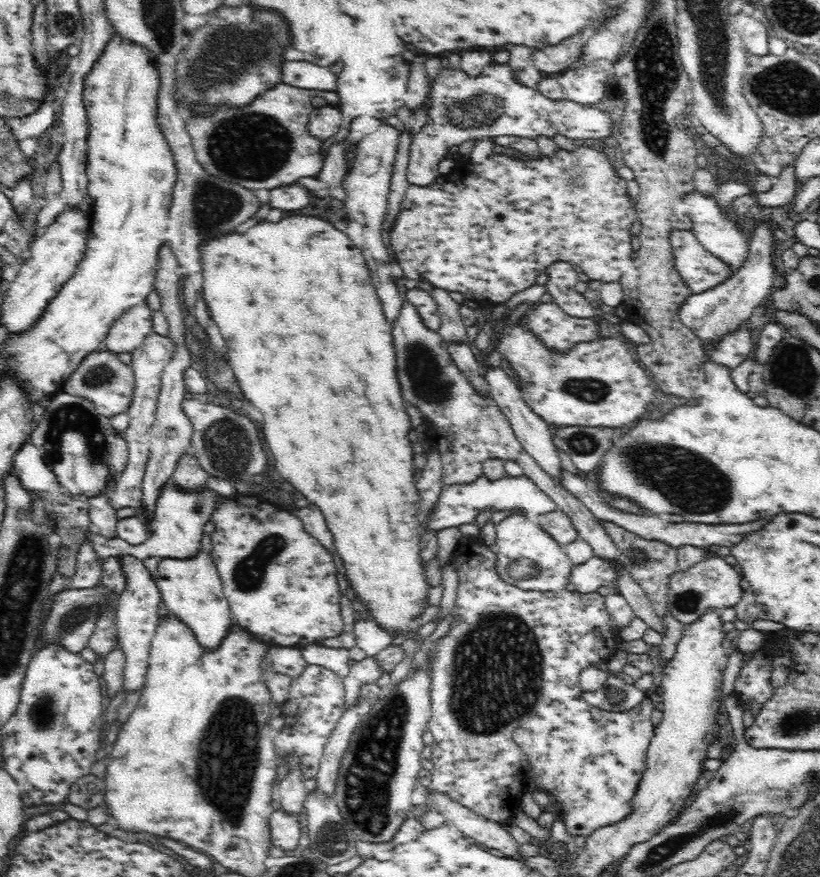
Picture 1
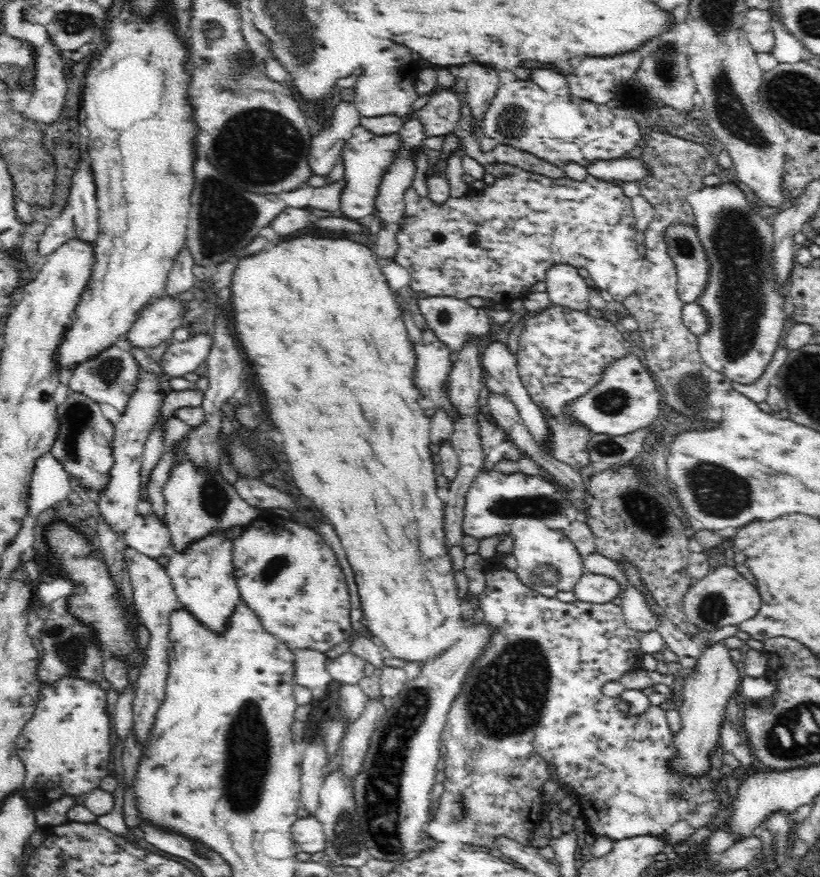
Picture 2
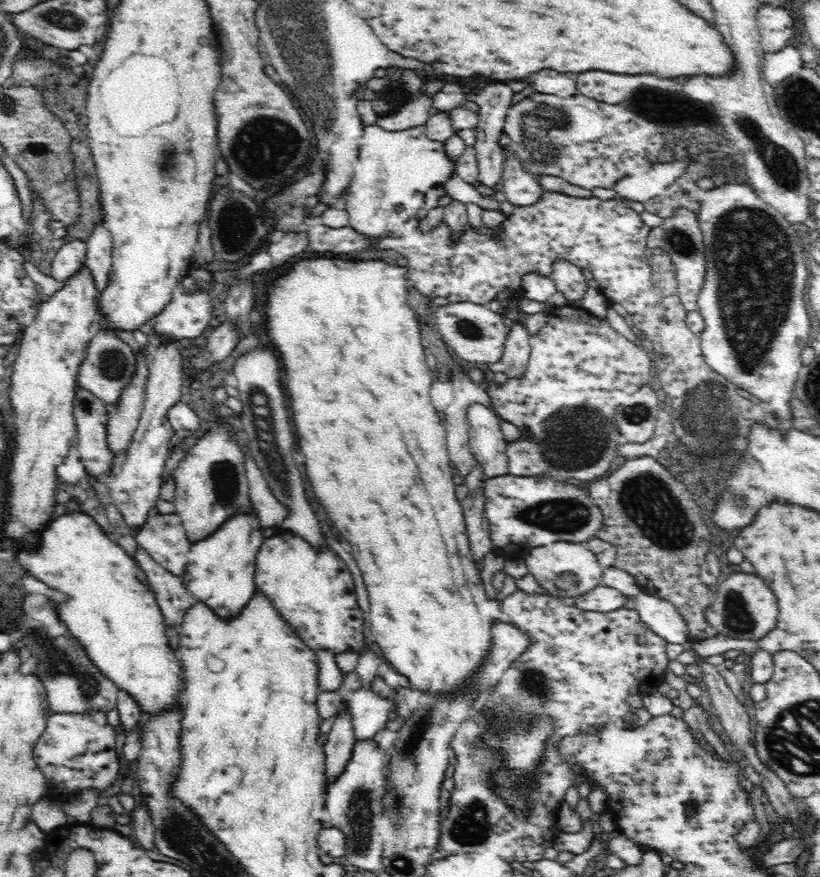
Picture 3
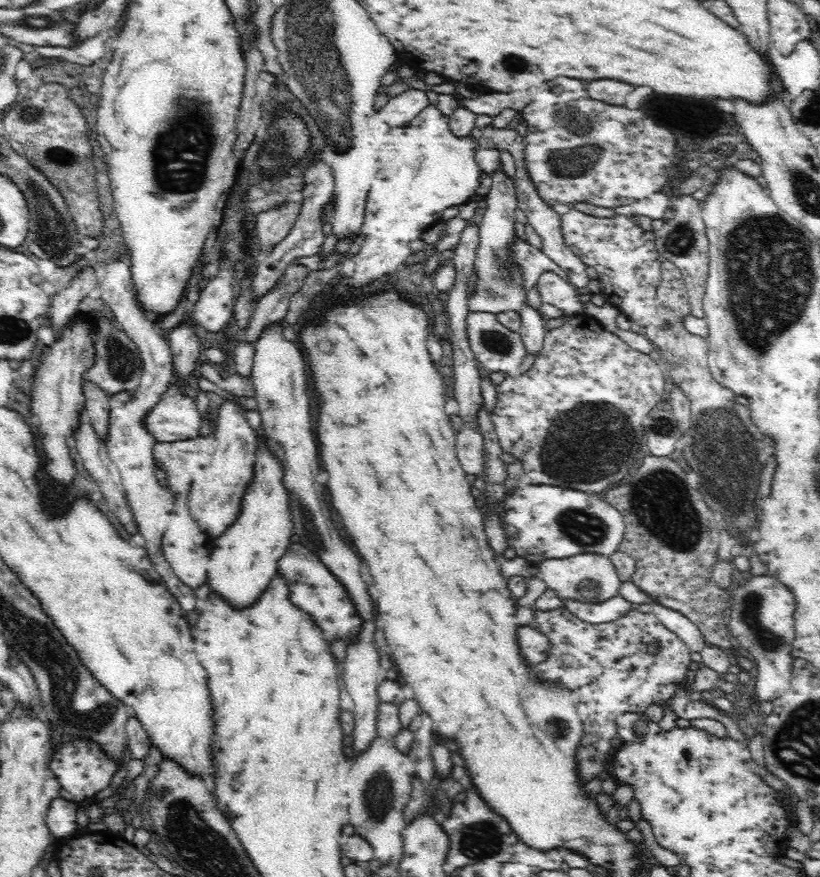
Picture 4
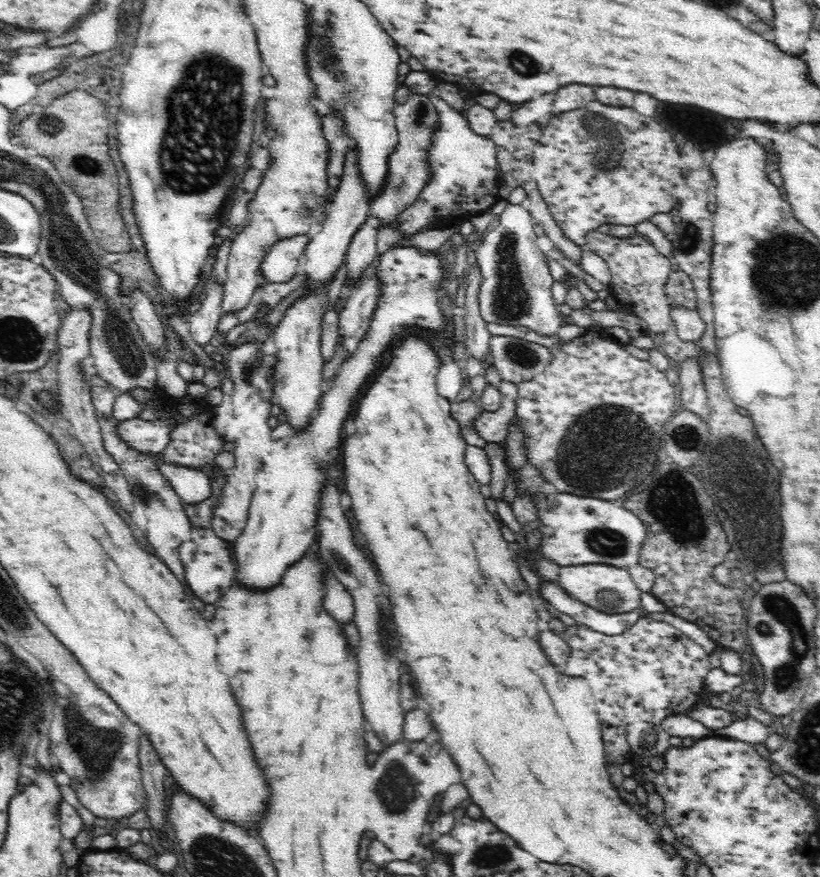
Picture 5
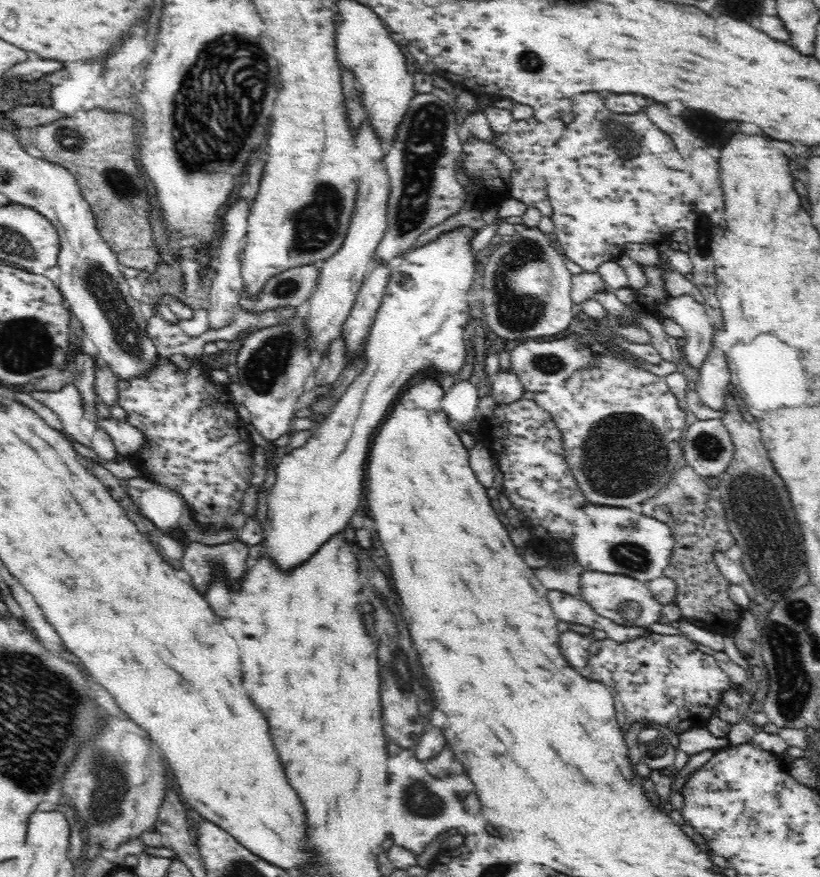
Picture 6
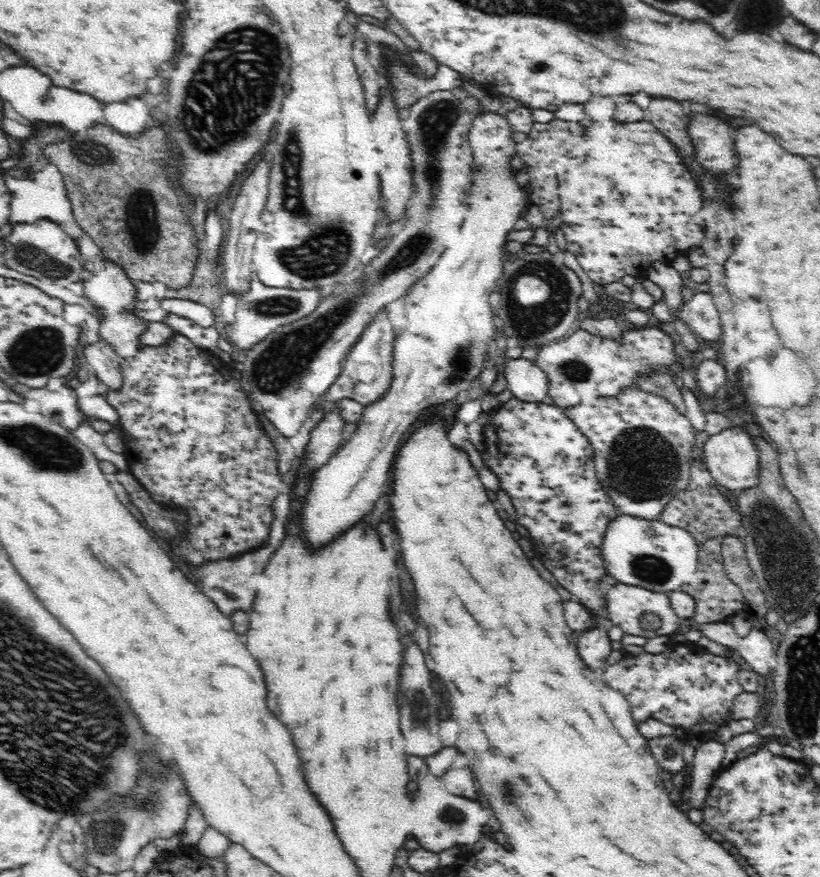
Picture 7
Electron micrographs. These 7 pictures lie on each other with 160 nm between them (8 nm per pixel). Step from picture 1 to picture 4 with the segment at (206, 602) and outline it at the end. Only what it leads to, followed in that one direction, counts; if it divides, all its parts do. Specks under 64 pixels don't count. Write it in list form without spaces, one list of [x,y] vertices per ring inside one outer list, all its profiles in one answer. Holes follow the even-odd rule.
[[[265,440],[260,441],[255,453],[254,482],[250,482],[244,494],[238,518],[226,533],[214,540],[214,552],[208,562],[208,584],[236,608],[250,606],[260,598],[262,590],[278,575],[277,562],[282,554],[296,542],[292,499],[284,483],[288,473],[281,463],[283,460],[273,453]]]

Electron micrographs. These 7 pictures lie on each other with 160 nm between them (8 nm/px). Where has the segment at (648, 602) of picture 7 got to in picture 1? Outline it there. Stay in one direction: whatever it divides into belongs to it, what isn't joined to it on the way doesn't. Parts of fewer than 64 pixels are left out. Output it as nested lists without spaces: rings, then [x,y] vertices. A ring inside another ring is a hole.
[[[510,515],[506,520],[502,520],[496,526],[496,546],[498,546],[498,562],[495,562],[495,570],[499,574],[501,580],[506,584],[517,586],[522,590],[535,590],[555,592],[564,590],[569,583],[572,567],[574,564],[570,562],[570,558],[563,551],[563,547],[556,539],[552,538],[551,532],[542,529],[542,525],[528,521],[524,515]]]

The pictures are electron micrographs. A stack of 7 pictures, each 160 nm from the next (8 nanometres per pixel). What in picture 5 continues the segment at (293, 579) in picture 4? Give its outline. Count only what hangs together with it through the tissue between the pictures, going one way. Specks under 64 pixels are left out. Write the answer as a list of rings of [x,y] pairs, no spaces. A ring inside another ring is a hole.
[[[328,570],[328,574],[323,574],[326,578],[326,586],[328,586],[328,594],[324,600],[326,610],[330,612],[332,618],[336,618],[340,624],[348,622],[354,618],[354,600],[348,594],[348,590],[334,578],[334,574]]]

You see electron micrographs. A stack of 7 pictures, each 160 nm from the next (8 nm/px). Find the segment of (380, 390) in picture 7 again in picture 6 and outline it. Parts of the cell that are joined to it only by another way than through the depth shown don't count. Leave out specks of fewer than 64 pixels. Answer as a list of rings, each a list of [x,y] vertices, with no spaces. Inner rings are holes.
[[[374,260],[356,295],[354,308],[343,324],[341,338],[345,342],[346,368],[354,367],[356,374],[360,374],[367,363],[365,344],[388,286],[389,270],[389,266],[381,266]]]

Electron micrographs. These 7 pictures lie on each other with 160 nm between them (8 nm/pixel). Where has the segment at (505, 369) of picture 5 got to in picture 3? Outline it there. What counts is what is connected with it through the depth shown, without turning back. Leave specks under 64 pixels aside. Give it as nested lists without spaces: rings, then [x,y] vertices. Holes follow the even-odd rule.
[[[457,302],[438,308],[431,307],[427,317],[442,334],[445,344],[456,350],[460,361],[465,365],[489,365],[497,363],[502,358],[509,331],[502,314],[493,312],[487,305]]]

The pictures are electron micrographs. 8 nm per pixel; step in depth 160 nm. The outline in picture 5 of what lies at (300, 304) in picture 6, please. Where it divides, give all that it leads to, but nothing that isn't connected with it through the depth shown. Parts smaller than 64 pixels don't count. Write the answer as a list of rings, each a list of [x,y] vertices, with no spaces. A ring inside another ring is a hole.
[[[296,235],[280,241],[269,250],[260,271],[266,287],[274,283],[285,285],[298,274],[301,258],[309,242],[310,238]]]

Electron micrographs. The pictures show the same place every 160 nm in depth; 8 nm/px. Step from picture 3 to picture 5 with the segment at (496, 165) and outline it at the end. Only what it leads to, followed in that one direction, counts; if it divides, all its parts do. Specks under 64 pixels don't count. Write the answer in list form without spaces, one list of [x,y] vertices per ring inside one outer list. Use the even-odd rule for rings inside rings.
[[[509,203],[505,212],[500,215],[498,230],[483,234],[482,244],[475,249],[477,268],[482,280],[478,290],[479,309],[481,317],[492,324],[504,324],[506,326],[526,326],[542,336],[556,334],[566,321],[565,316],[558,311],[558,302],[552,296],[552,285],[556,282],[547,263],[548,256],[539,249],[536,241],[535,220],[523,205]]]

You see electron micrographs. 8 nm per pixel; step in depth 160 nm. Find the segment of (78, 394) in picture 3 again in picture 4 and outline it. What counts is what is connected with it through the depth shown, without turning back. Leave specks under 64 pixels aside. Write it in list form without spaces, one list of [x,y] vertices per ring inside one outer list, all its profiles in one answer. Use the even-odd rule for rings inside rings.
[[[84,380],[83,393],[85,402],[83,403],[84,408],[82,412],[85,420],[89,421],[89,424],[101,439],[108,434],[111,409],[108,400],[111,394],[90,380]]]

